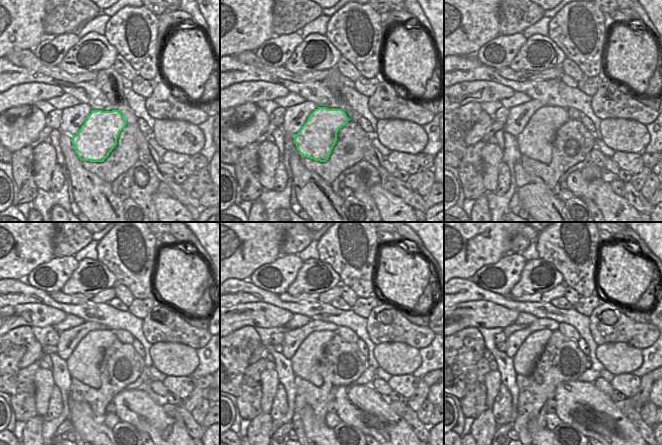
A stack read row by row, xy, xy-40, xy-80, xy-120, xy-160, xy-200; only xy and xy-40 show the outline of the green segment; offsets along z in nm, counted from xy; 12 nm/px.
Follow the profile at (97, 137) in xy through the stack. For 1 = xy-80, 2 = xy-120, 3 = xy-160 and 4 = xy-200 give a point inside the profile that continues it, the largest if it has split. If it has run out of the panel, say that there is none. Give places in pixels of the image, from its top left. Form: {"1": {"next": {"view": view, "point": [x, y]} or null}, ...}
{"1": {"next": {"view": "xy-80", "point": [536, 140]}}, "2": {"next": {"view": "xy-120", "point": [83, 364]}}, "3": {"next": {"view": "xy-160", "point": [304, 363]}}, "4": {"next": {"view": "xy-200", "point": [524, 360]}}}

